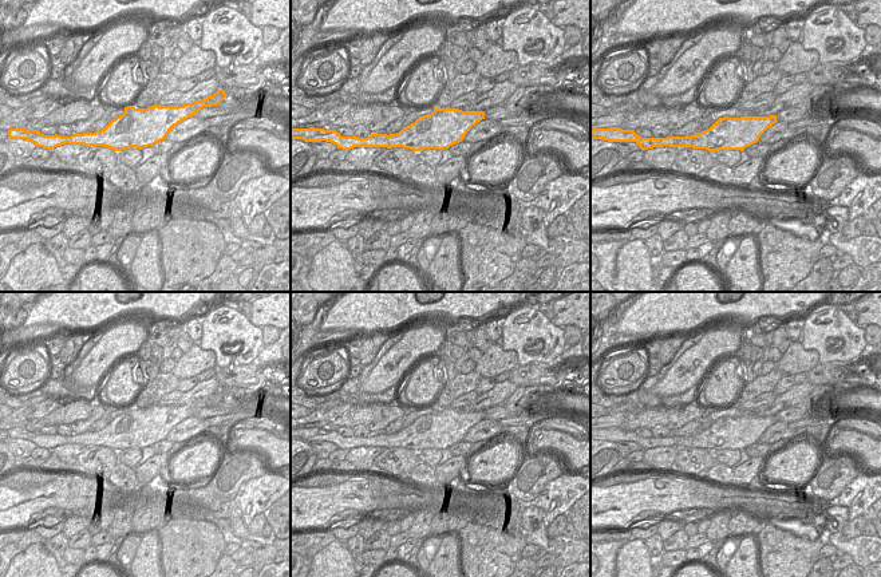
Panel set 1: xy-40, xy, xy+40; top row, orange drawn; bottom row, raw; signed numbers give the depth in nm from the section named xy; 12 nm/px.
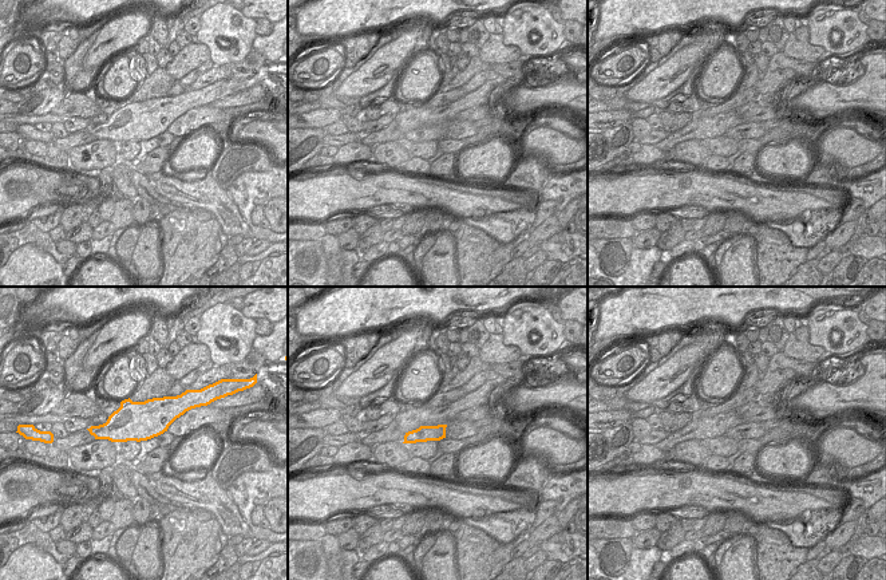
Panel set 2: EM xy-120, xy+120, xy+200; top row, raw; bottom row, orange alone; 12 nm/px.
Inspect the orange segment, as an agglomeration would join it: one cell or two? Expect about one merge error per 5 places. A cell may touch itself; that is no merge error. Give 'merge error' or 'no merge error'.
no merge error

